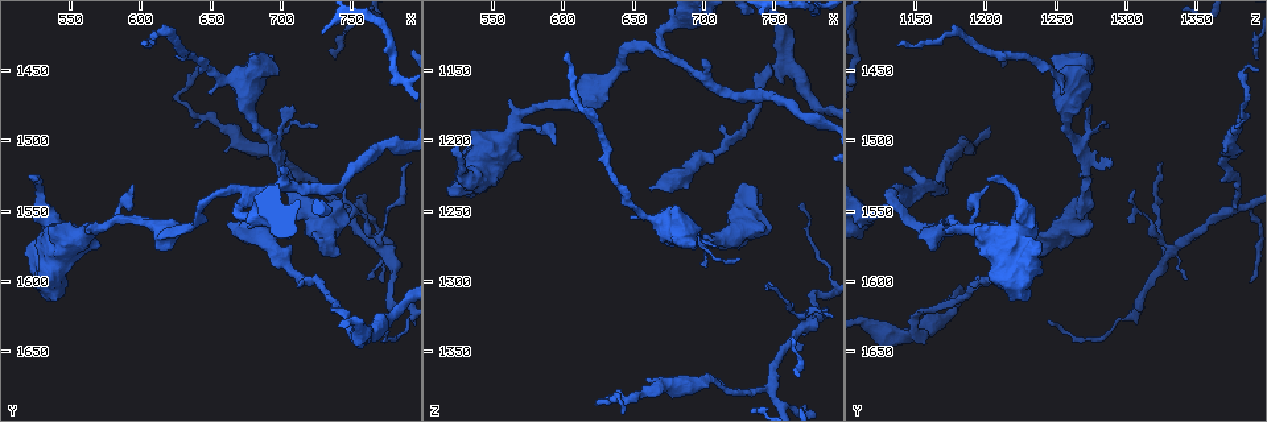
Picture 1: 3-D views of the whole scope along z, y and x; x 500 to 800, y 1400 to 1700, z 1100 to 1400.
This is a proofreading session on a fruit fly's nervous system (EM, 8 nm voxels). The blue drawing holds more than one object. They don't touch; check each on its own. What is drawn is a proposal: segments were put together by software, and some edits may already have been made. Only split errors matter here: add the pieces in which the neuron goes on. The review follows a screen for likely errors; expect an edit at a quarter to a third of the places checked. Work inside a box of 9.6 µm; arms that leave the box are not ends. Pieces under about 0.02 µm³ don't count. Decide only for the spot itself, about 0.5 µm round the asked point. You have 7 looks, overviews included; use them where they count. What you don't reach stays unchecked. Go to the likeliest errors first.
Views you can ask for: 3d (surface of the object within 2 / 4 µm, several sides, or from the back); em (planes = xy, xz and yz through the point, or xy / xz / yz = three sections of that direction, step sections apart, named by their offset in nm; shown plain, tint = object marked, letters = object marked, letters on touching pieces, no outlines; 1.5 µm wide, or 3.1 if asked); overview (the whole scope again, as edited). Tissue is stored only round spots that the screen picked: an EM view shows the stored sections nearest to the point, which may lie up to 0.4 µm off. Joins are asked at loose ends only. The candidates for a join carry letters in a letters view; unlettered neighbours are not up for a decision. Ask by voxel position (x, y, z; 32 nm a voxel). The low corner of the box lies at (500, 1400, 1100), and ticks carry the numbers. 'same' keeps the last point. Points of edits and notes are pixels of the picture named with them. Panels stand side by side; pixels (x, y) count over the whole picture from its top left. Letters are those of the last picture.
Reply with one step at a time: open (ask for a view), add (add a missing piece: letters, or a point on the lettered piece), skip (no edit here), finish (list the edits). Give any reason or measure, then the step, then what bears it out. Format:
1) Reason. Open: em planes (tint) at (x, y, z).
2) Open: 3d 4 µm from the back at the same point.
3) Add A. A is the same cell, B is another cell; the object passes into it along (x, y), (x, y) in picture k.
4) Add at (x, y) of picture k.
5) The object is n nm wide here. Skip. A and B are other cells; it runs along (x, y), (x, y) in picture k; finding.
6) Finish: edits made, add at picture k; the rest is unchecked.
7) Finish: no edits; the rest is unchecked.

Thin end. Open: em xy step 4 (letters) at (602, 1434, 1138).

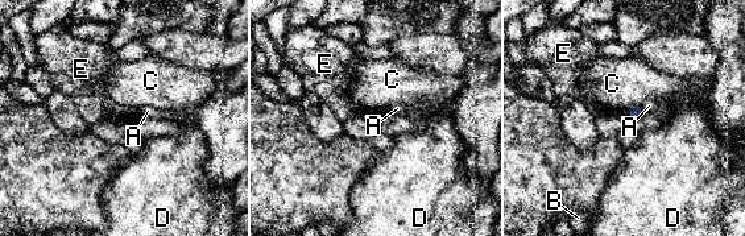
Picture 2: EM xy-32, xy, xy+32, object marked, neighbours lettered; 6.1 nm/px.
Cut it another way. Open: em planes (letters) at the same point.

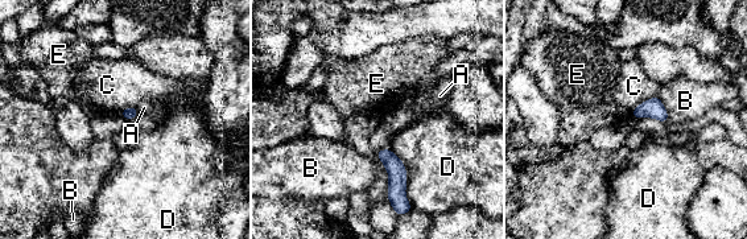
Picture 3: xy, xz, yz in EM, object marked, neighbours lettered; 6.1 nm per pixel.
The object is 70 nm wide here. Skip. A, B, C, D and E are other cells; it runs along (380, 153), (396, 169), (401, 198) in picture 3; no lettered piece goes on from it.

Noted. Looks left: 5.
Free end. Open: 3d 2 µm at (528, 1528, 1202).

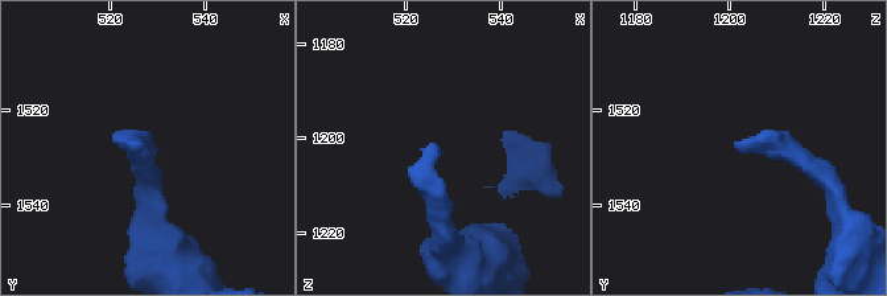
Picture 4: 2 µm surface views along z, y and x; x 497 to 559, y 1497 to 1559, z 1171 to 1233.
Open: em xz step 8 (letters) at (527, 1528, 1201).

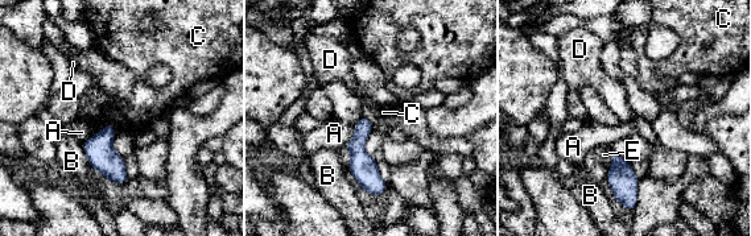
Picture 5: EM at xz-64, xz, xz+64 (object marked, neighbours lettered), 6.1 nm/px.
Another direction. Open: em planes (letters) at the same point.

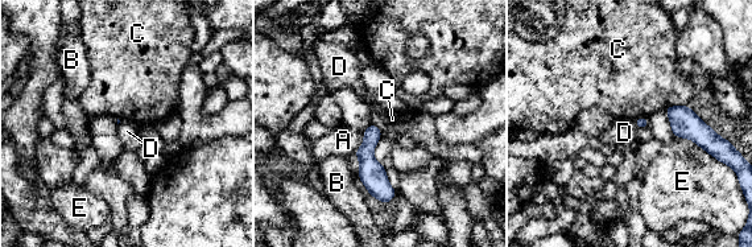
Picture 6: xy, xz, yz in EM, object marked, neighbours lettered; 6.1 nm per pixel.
The longest contact is with E, 300 nm. Skip. A, B, C, D and E are other cells; it runs along (372, 128), (368, 168), (387, 198) in picture 6; no lettered piece goes on from it.

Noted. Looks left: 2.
Finish: no edits; the rest is unchecked.

